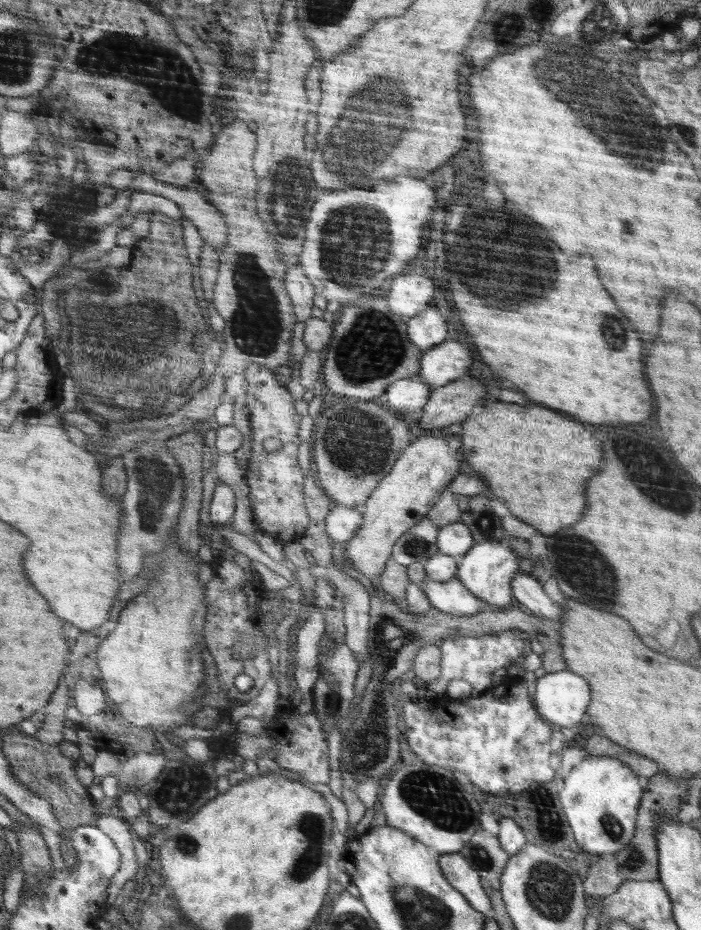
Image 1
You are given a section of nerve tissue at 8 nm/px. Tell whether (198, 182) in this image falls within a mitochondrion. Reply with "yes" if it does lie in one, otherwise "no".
no

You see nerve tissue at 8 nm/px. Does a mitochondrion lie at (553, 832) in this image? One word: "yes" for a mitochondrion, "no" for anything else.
no

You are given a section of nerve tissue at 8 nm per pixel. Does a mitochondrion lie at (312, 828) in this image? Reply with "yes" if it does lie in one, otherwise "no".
yes

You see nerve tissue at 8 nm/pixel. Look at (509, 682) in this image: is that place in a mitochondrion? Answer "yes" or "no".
no

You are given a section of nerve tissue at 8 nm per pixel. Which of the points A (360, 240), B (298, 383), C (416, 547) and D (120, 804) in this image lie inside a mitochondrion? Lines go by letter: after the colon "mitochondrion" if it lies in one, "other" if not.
A: mitochondrion
B: other
C: mitochondrion
D: other

